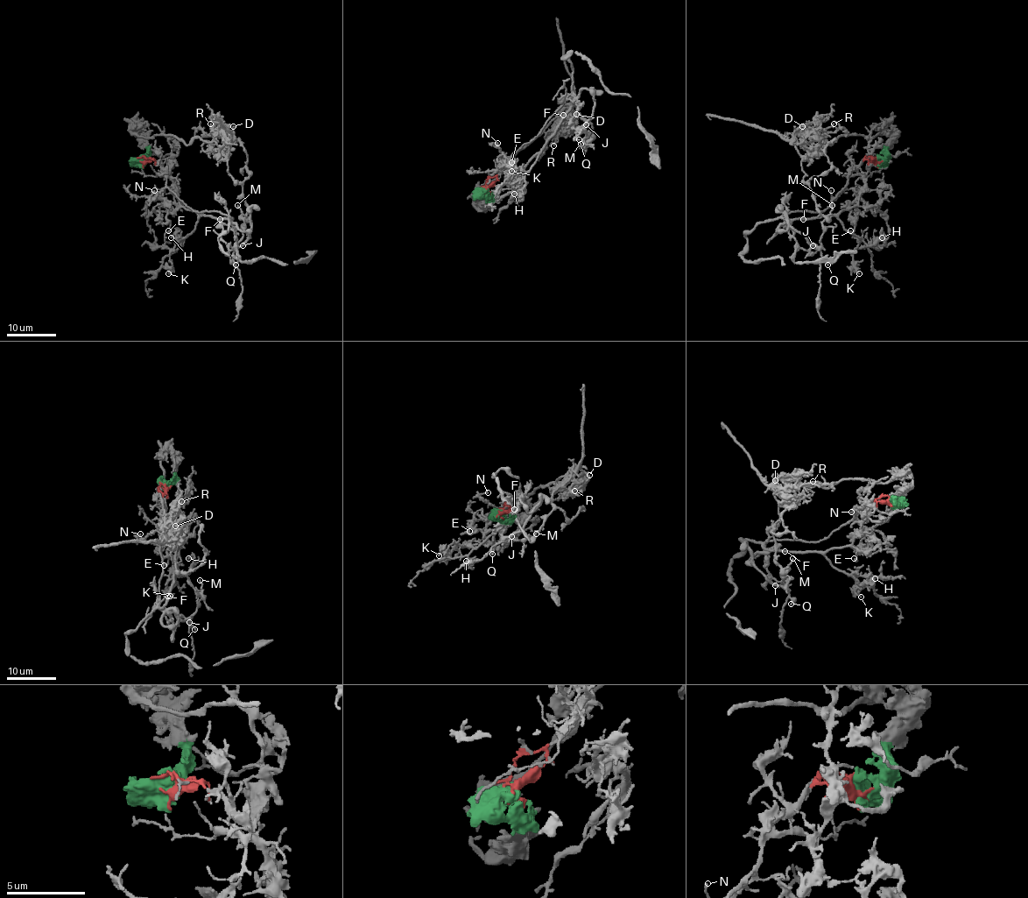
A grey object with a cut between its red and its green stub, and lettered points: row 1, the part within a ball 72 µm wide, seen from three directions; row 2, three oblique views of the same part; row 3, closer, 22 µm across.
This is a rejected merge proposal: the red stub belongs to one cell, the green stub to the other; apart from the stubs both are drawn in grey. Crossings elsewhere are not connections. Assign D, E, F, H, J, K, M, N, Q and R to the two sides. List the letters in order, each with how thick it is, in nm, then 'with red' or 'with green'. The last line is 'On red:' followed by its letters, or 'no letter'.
D: 140 nm thick; with green
E: 180 nm thick; with red
F: 280 nm thick; with red
H: 200 nm thick; with red
J: 280 nm thick; with red
K: 140 nm thick; with red
M: 140 nm thick; with red
N: 140 nm thick; with red
Q: 320 nm thick; with red
R: 170 nm thick; with green
On red: E, F, H, J, K, M, N, Q

